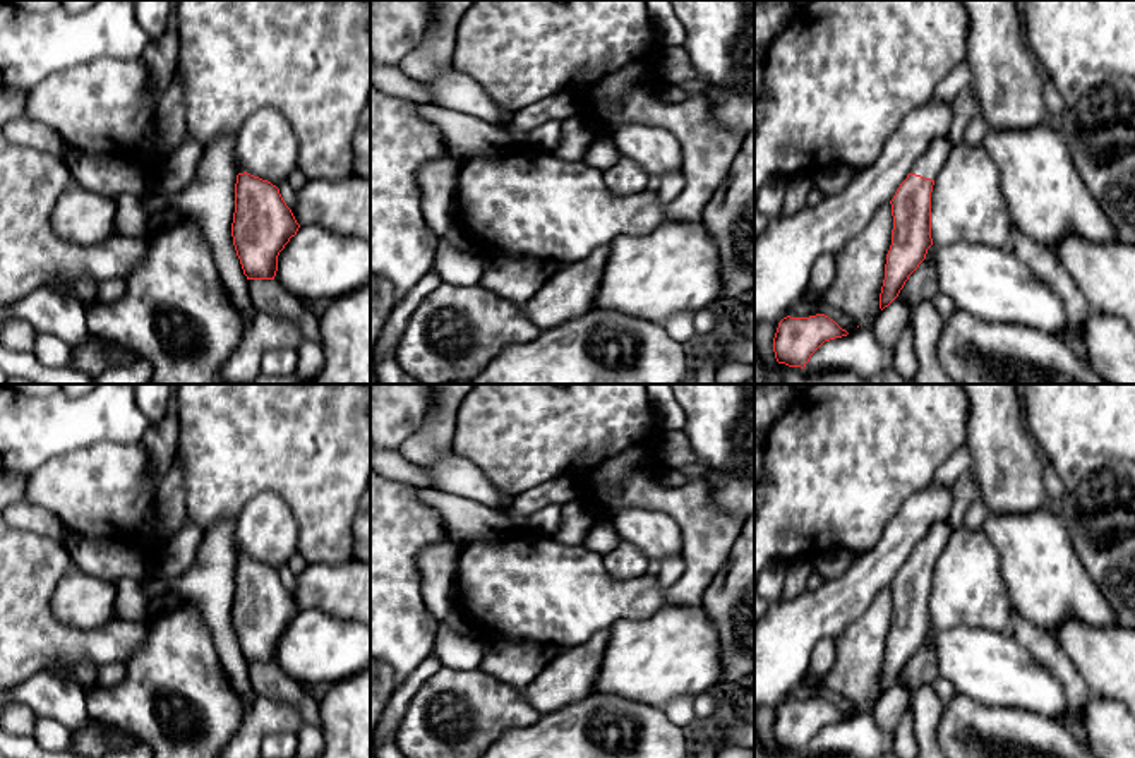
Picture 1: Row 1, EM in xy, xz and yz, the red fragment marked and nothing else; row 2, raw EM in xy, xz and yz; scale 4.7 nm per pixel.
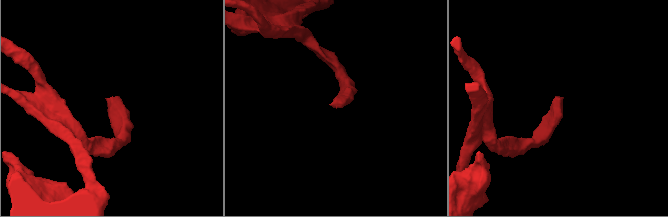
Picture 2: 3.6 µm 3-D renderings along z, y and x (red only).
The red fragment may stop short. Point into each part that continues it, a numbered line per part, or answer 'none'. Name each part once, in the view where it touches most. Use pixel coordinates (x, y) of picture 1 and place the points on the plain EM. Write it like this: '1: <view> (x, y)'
1: yz (931, 546)

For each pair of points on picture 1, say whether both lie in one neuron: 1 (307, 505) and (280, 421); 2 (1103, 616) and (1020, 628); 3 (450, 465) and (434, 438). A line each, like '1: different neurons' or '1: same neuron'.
1: same neuron
2: different neurons
3: different neurons

